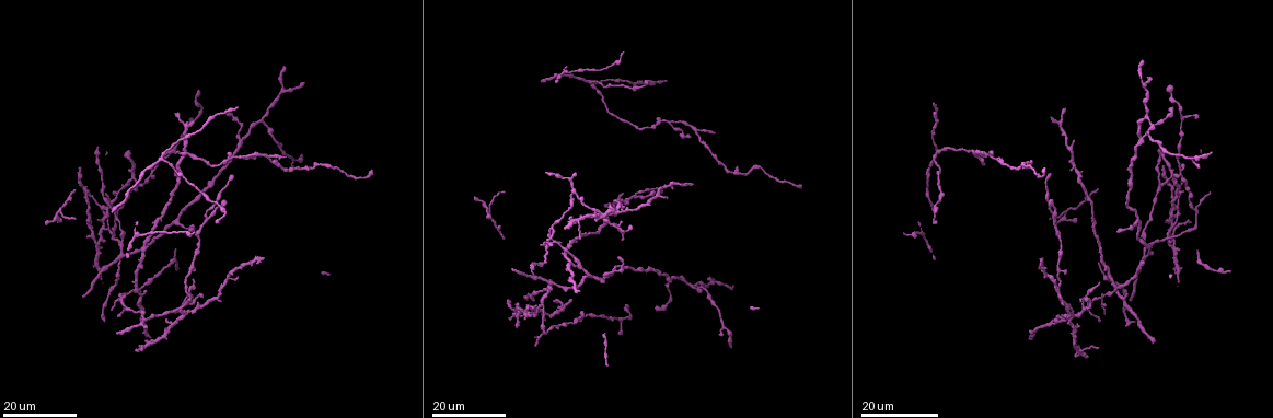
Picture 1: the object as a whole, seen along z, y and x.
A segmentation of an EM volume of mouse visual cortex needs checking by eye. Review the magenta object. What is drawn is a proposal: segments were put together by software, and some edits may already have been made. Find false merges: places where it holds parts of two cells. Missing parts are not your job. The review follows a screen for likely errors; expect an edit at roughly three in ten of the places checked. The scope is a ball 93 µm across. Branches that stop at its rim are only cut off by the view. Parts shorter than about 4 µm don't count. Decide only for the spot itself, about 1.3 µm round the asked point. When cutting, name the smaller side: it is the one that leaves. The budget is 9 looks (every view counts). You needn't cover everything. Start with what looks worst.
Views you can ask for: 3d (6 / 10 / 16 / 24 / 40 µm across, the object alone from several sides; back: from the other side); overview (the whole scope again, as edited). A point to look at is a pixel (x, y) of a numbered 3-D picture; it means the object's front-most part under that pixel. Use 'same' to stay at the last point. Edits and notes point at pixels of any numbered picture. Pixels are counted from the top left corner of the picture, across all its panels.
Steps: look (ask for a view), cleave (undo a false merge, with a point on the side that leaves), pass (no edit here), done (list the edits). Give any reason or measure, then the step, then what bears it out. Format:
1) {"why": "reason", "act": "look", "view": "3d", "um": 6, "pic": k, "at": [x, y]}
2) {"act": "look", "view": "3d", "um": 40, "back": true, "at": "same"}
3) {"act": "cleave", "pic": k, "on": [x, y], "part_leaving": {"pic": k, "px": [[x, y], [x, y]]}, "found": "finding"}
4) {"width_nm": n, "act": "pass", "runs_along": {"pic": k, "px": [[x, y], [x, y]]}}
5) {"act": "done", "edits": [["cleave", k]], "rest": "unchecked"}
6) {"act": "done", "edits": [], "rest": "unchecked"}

{"why": "side arm on a straight run", "act": "look", "view": "3d", "um": 24, "pic": 1, "at": [553, 240]}

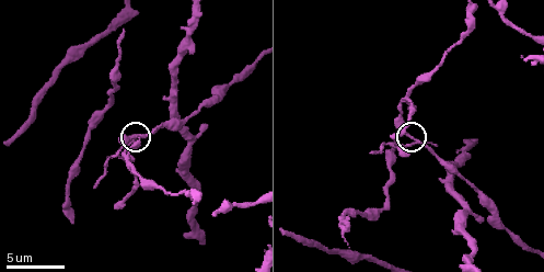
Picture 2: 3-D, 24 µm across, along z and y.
{"why": "zoom in", "act": "look", "view": "3d", "um": 6, "pic": 2, "at": [416, 143]}

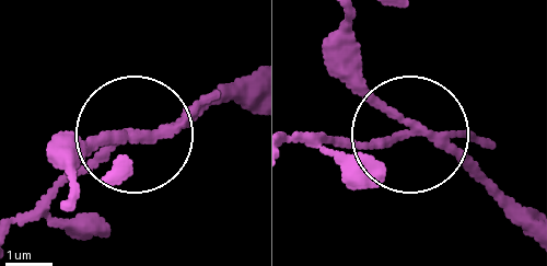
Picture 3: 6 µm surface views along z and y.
{"act": "cleave", "pic": 3, "on": [365, 146], "part_leaving": {"pic": 3, "px": [[429, 130], [292, 142]]}, "found": "a second cell is stuck on"}

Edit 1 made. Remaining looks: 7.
{"act": "look", "view": "overview"}

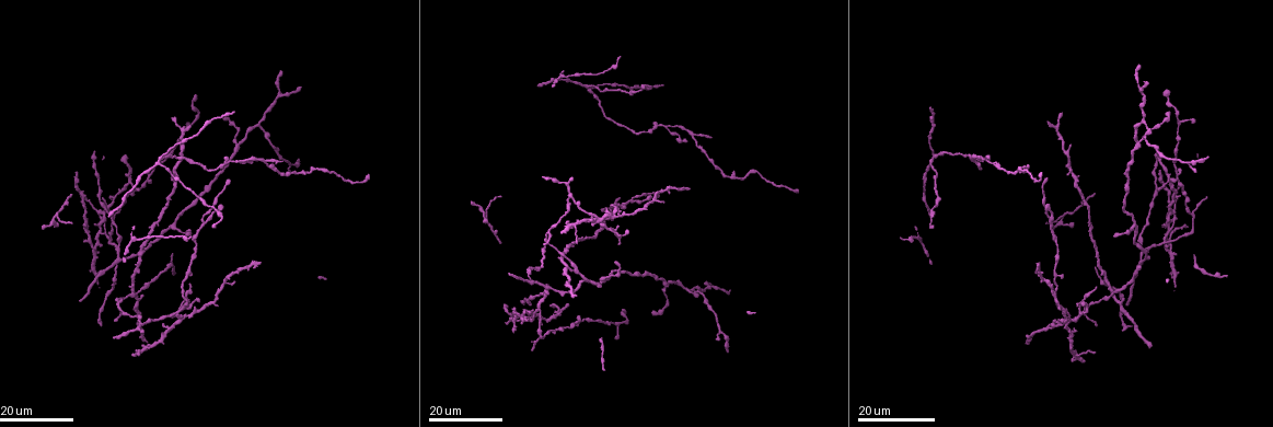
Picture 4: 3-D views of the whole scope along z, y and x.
{"why": "side arm on a straight run", "act": "look", "view": "3d", "um": 16, "pic": 4, "at": [118, 309]}

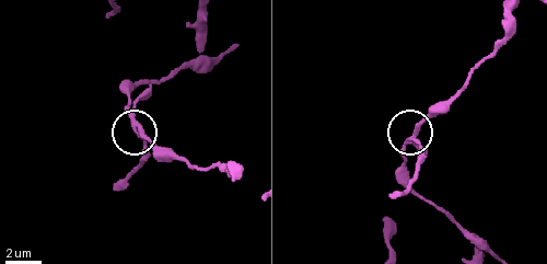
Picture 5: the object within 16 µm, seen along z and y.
{"act": "look", "view": "3d", "um": 10, "pic": 5, "at": [411, 138]}

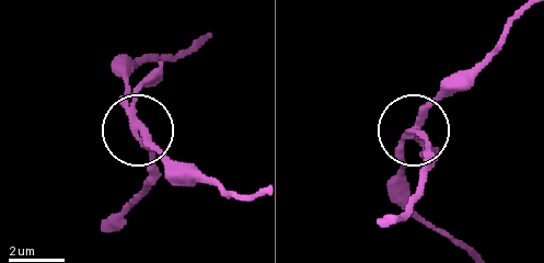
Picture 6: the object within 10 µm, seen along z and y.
{"width_nm": 200, "act": "cleave", "pic": 6, "on": [154, 86], "part_leaving": {"pic": 6, "px": [[135, 122], [149, 179], [102, 230]]}, "found": "two cells meet here"}

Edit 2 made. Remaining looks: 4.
{"why": "two arms in line, one across", "act": "look", "view": "3d", "um": 16, "pic": 4, "at": [56, 216]}

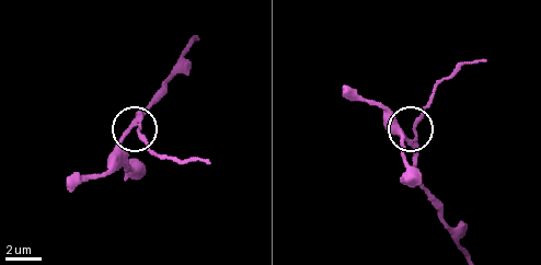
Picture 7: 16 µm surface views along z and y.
{"why": "zoom in", "act": "look", "view": "3d", "um": 6, "pic": 7, "at": [133, 126]}

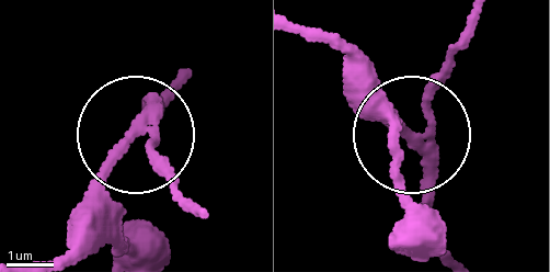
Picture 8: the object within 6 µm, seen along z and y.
{"act": "pass", "found": "continuous, no second cell"}

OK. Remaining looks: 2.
{"why": "branch point", "act": "look", "view": "3d", "um": 16, "pic": 4, "at": [203, 219]}

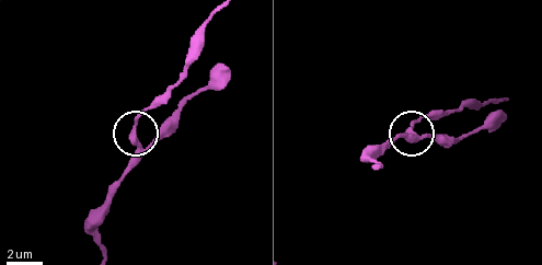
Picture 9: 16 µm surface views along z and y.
{"act": "look", "view": "3d", "um": 6, "pic": 9, "at": [418, 136]}

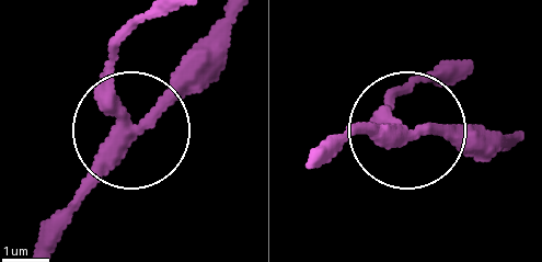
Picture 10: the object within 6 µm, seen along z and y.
{"side_arm_um": 7, "arms": 3, "act": "pass", "found": "continuous, no second cell"}

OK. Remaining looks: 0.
{"act": "done", "edits": [["cleave", 3], ["cleave", 6]], "rest": "unchecked"}

